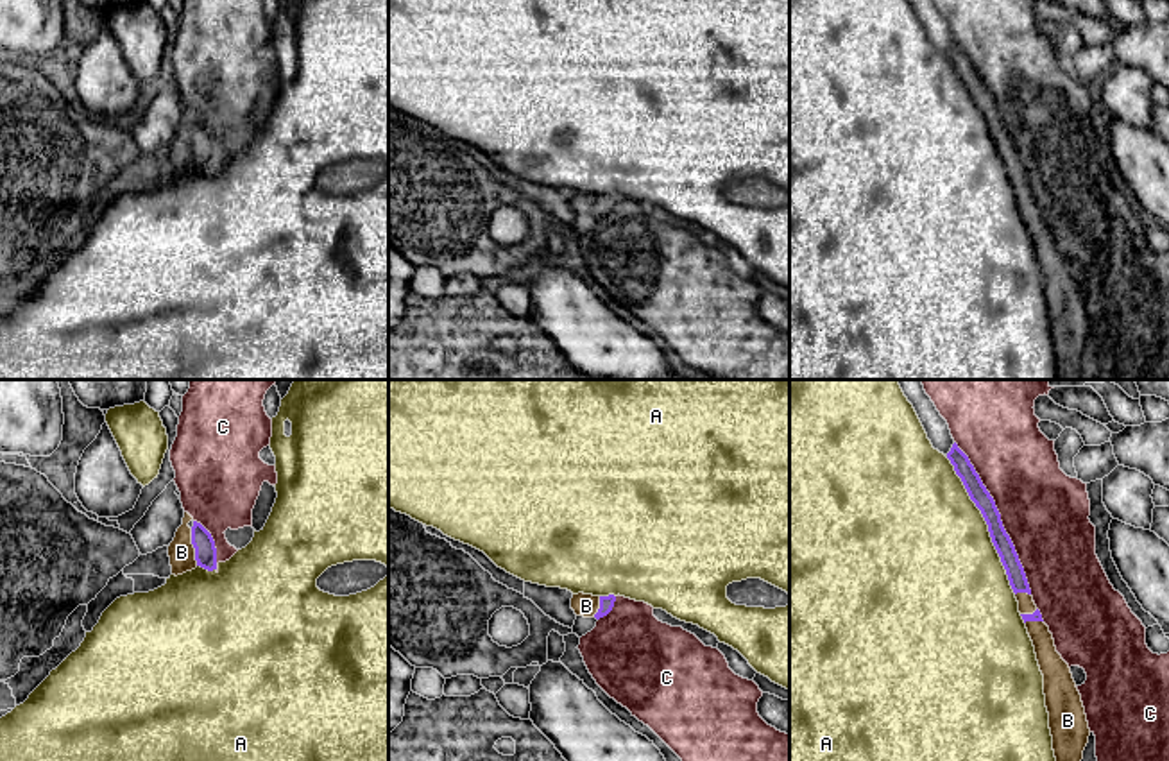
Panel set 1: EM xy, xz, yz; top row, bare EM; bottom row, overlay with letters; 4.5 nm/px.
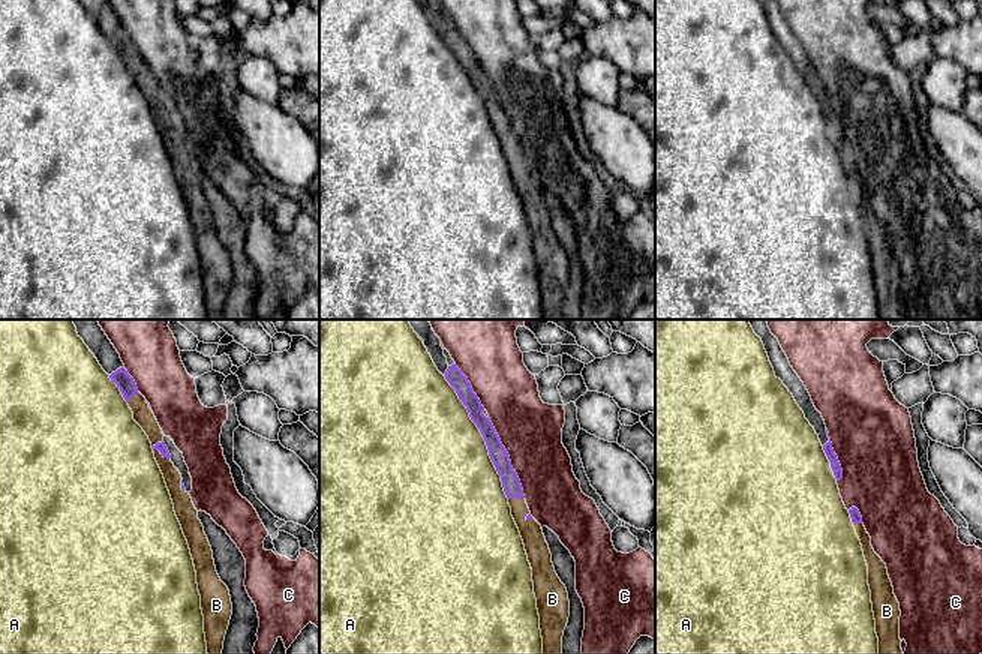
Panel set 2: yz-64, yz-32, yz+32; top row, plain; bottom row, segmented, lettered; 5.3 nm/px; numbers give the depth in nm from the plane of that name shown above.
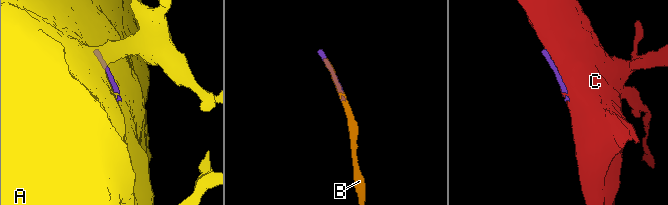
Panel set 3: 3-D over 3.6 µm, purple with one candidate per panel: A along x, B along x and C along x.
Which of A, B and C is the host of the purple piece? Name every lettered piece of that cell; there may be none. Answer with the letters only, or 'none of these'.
B

